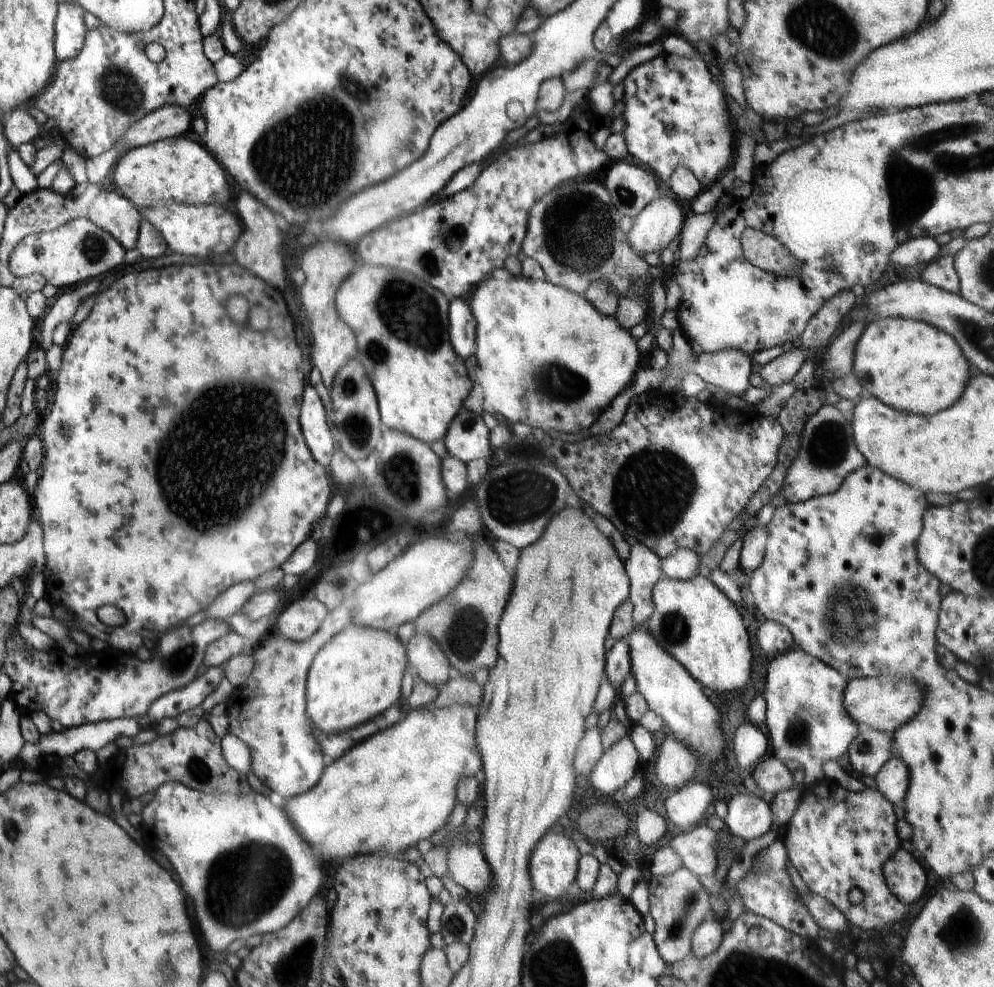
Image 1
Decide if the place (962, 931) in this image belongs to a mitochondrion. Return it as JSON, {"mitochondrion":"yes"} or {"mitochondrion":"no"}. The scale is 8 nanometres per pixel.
{"mitochondrion":"yes"}

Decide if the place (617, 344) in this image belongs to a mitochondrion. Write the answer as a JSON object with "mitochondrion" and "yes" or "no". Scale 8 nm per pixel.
{"mitochondrion":"no"}

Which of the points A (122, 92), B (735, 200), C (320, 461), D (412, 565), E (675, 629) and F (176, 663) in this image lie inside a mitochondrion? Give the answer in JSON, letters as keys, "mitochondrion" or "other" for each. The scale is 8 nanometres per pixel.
{"A":"mitochondrion","B":"other","C":"other","D":"other","E":"mitochondrion","F":"mitochondrion"}

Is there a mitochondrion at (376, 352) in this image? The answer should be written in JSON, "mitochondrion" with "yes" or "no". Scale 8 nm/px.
{"mitochondrion":"yes"}

